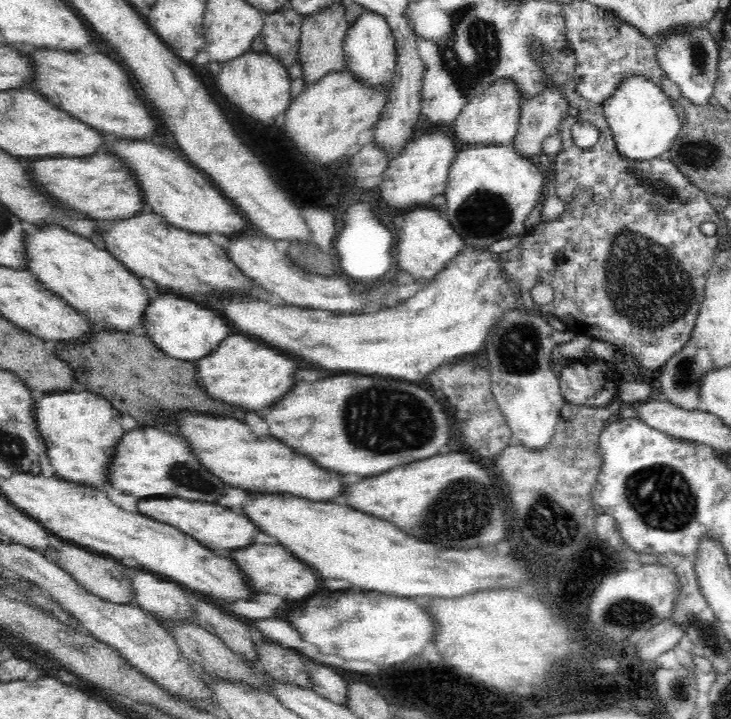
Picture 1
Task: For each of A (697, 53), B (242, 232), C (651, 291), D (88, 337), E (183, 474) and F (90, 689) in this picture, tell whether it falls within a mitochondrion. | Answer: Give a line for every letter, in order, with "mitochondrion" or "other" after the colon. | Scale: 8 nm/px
A: mitochondrion
B: other
C: mitochondrion
D: other
E: mitochondrion
F: other

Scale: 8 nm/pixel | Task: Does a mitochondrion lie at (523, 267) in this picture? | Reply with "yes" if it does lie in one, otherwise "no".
no

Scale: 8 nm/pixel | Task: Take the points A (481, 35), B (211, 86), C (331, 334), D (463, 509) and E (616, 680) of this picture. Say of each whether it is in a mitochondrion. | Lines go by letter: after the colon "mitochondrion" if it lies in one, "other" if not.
A: mitochondrion
B: other
C: other
D: mitochondrion
E: other

